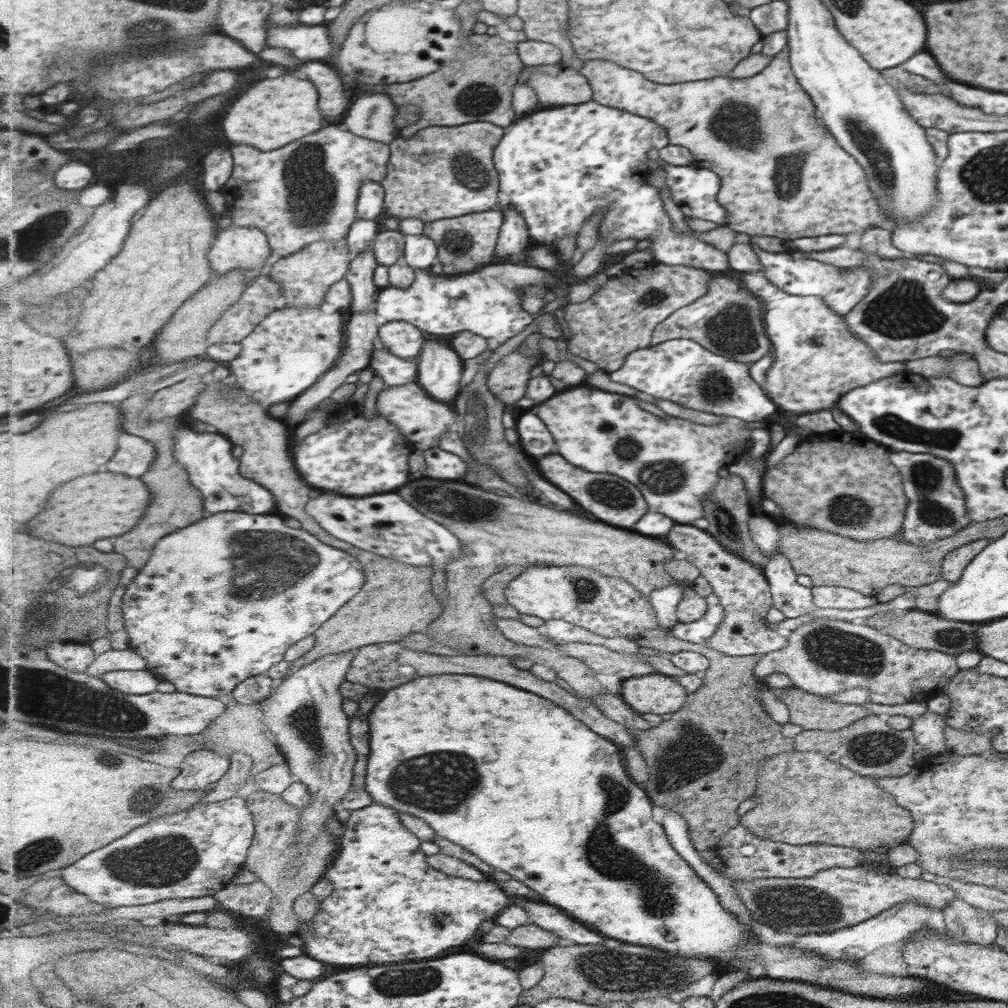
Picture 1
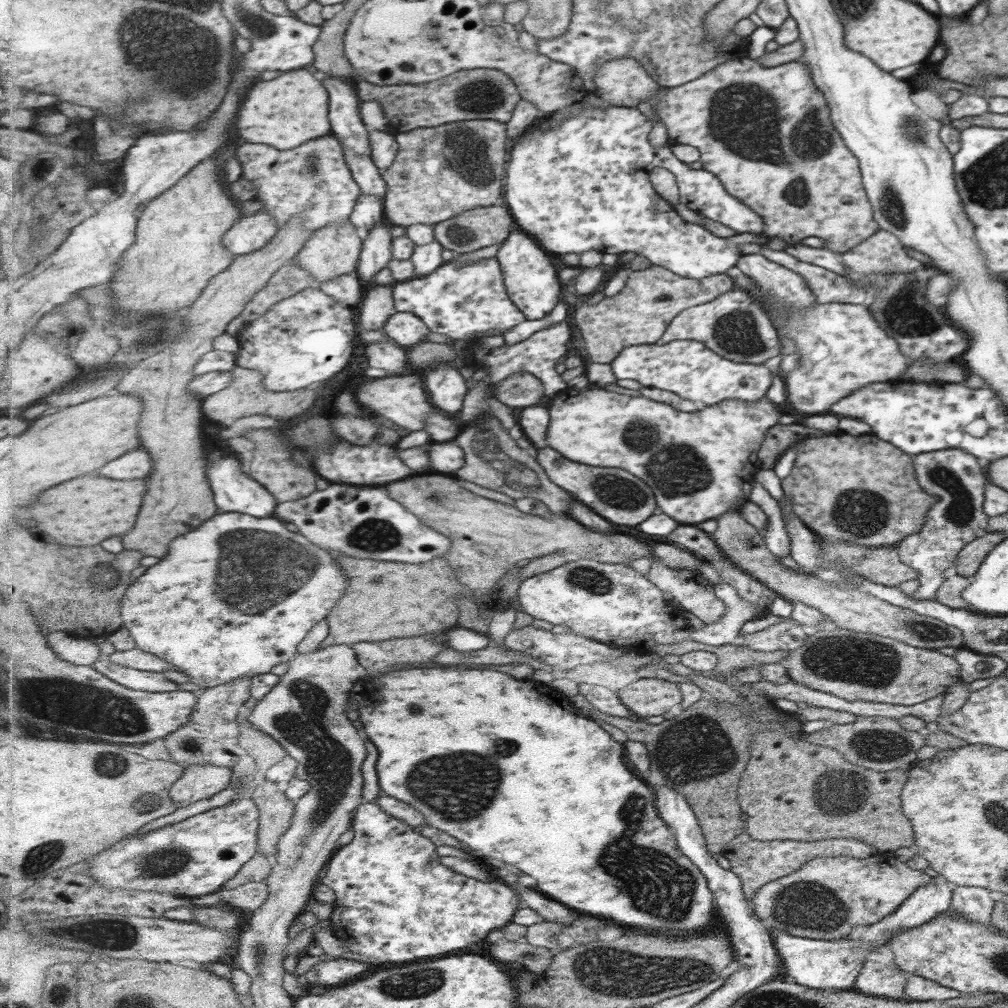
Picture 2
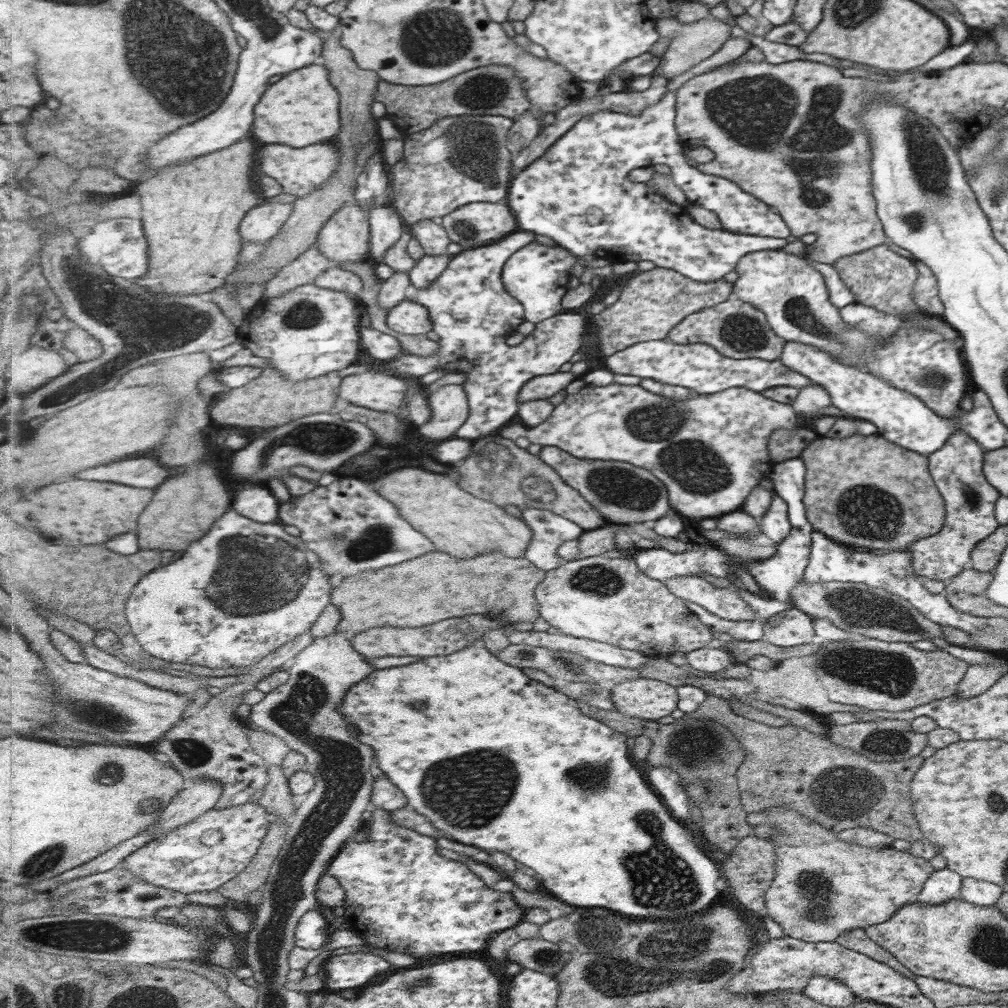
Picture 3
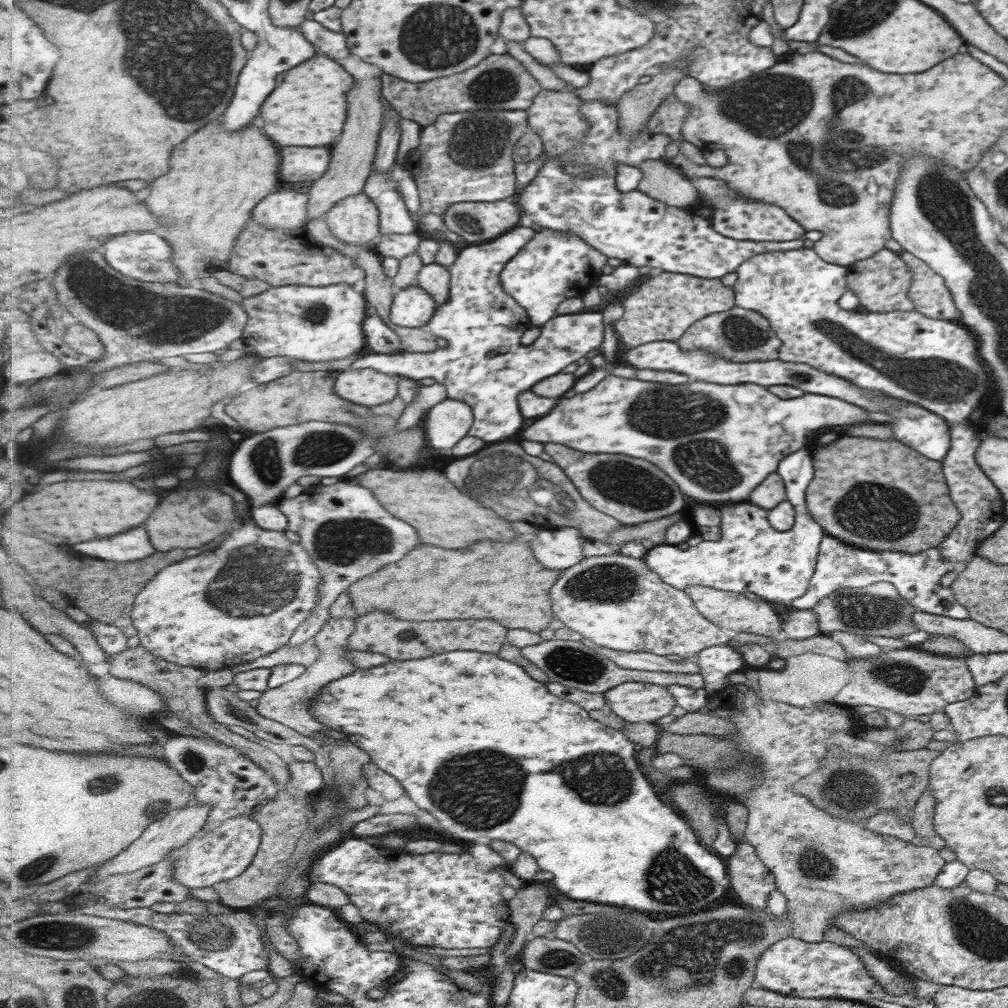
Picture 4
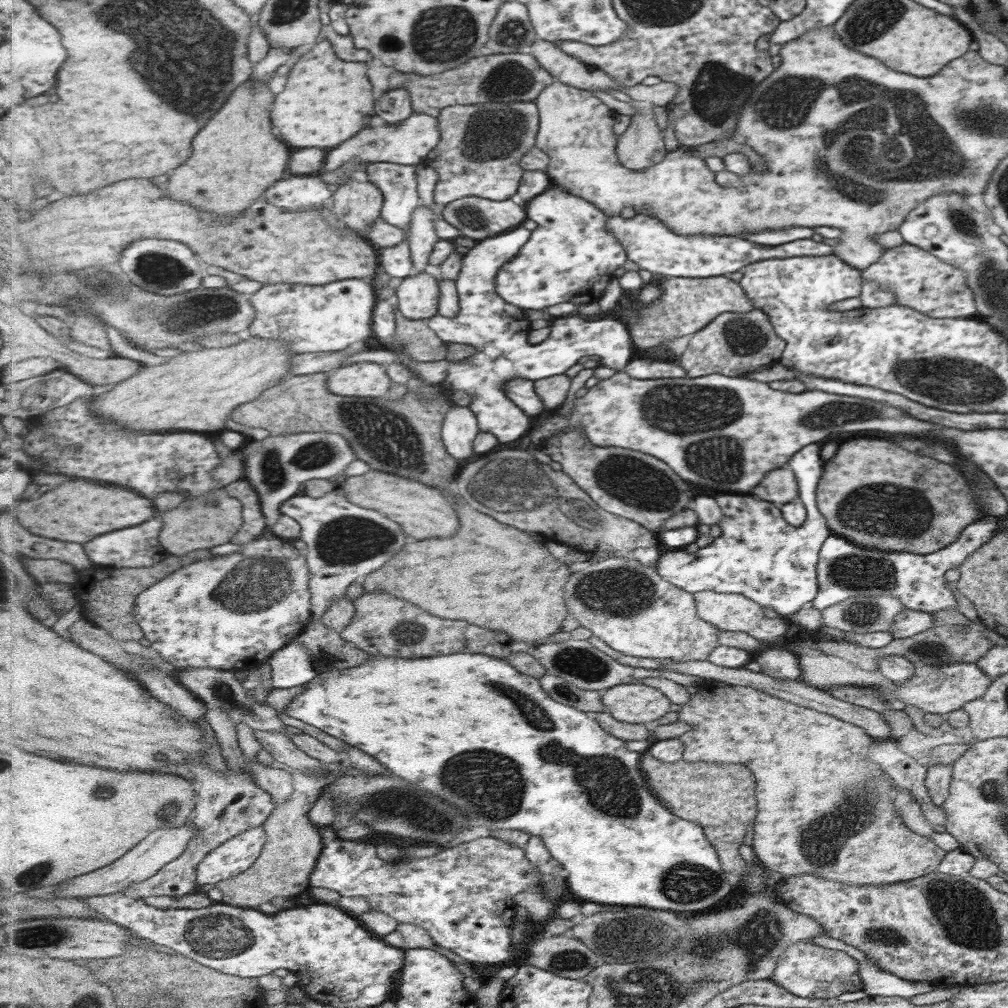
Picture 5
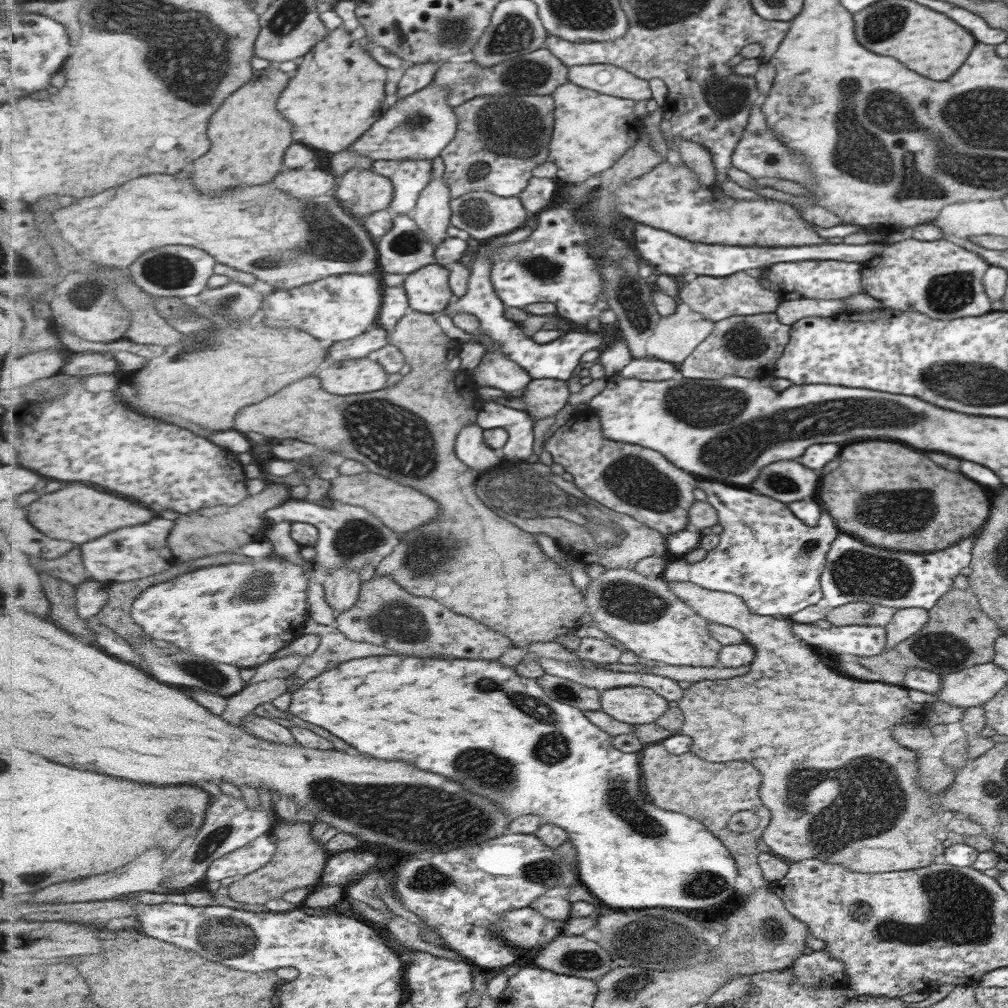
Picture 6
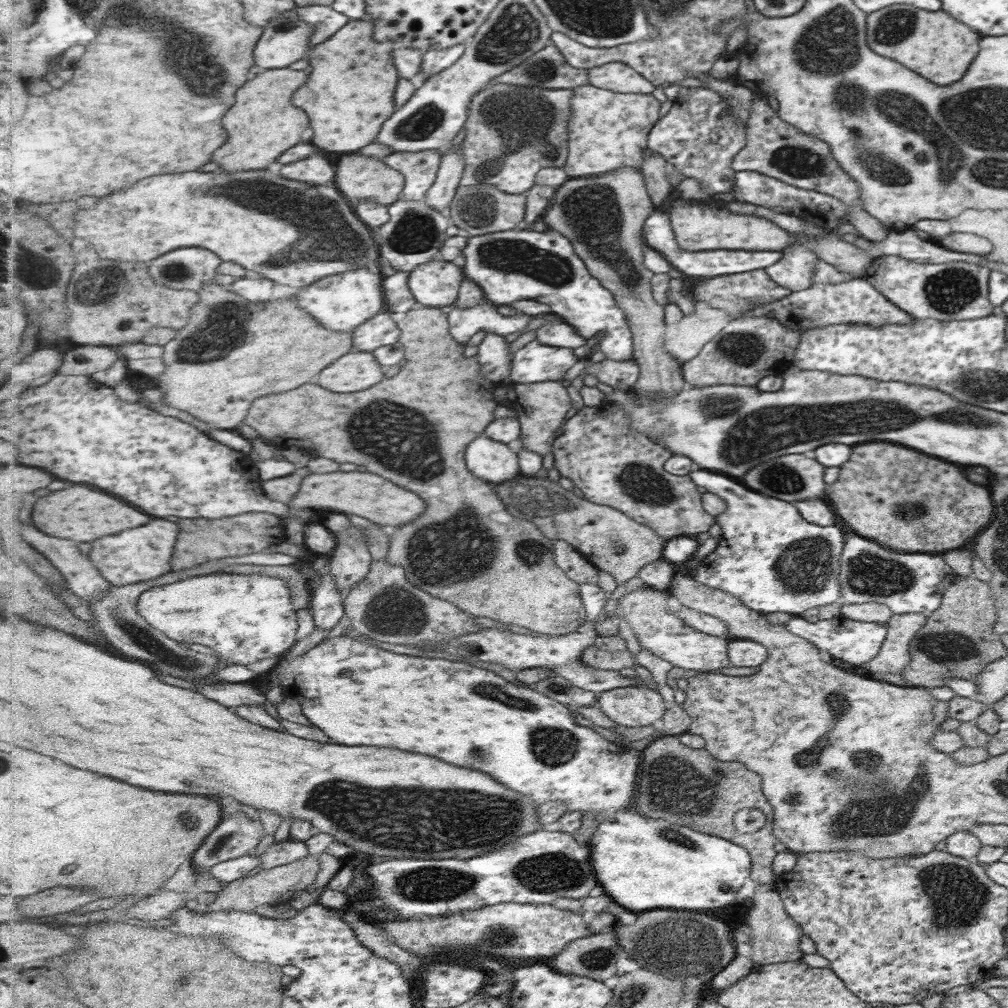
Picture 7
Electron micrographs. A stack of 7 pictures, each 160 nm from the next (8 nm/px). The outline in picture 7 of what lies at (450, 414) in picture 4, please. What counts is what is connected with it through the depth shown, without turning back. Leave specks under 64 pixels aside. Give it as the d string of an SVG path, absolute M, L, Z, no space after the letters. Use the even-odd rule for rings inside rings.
M477 438L467 448L467 464L481 480L495 486L522 476L517 450L492 438Z

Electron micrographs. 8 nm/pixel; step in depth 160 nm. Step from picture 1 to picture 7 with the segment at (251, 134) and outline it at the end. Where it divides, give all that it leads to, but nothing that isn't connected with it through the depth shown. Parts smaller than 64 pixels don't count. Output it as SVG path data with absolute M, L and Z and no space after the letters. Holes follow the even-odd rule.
M370 18L350 20L338 34L312 48L308 57L311 78L295 94L295 106L307 110L313 130L315 144L329 152L355 152L377 140L383 124L395 112L395 93L398 89L400 75L395 64L394 49L396 42L385 42L374 39L375 22Z

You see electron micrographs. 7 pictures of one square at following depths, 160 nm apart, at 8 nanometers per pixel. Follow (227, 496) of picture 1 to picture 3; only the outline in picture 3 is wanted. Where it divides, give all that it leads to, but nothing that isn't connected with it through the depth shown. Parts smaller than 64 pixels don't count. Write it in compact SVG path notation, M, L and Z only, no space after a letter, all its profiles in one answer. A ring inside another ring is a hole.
M251 482L239 484L235 492L233 508L238 514L257 523L280 523L279 500L273 496L267 486L253 485Z

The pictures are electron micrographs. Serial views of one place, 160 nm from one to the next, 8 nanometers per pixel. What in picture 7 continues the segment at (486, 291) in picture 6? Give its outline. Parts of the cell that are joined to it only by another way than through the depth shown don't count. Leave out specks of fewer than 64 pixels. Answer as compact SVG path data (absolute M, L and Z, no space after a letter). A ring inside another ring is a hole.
M486 298L477 306L457 307L453 305L450 310L448 316L450 333L457 342L464 345L467 345L479 330L492 332L499 336L515 335L523 332L523 328L529 326L533 320L530 315L517 318L503 316L497 312L497 306ZM534 340L513 356L512 384L562 381L577 360L573 348L545 346Z

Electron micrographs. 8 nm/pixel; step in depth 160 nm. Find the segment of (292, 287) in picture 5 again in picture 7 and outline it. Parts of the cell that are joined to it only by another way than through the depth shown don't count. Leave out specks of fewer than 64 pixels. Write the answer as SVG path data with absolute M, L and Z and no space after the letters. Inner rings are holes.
M350 270L347 274L334 274L314 282L307 290L297 290L301 307L309 311L328 329L339 332L351 332L365 324L370 318L377 317L385 306L383 277L371 270Z

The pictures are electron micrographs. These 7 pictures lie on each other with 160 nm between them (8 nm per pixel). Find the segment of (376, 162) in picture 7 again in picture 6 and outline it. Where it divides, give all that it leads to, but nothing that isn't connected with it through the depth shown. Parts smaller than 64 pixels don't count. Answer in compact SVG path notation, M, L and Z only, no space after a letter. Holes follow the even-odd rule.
M354 167L338 178L334 193L345 210L362 220L389 208L394 201L395 185L371 168Z

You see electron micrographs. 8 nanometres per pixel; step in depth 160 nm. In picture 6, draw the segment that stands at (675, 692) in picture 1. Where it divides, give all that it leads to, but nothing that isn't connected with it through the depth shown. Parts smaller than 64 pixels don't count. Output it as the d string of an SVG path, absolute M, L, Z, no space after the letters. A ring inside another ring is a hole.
M622 686L602 693L602 710L632 725L655 723L669 708L668 700L652 688Z

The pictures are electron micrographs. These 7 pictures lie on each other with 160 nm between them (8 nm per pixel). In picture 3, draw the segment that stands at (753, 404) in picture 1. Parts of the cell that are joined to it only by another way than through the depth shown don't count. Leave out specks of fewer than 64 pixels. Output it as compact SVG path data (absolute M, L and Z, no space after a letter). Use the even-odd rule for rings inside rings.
M666 339L638 342L606 358L607 370L617 374L631 374L653 378L665 384L688 388L693 394L713 394L725 389L743 387L760 393L774 386L803 388L814 384L806 376L787 368L779 360L764 361L760 358L727 358L707 343L673 343Z

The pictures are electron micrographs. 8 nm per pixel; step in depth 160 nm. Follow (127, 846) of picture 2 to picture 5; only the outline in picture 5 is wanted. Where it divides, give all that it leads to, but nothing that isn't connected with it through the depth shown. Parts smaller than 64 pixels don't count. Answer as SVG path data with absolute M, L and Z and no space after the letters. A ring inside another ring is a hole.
M262 827L241 832L235 838L223 842L201 861L196 883L199 886L217 884L221 880L233 878L249 870L261 856L265 842L267 842L267 834Z

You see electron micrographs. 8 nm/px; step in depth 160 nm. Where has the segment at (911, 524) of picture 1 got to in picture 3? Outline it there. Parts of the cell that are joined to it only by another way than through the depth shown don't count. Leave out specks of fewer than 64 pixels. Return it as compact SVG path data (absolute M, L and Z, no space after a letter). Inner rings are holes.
M955 431L943 444L940 452L927 456L930 475L945 503L946 521L939 533L914 542L905 550L910 554L911 566L919 576L931 580L952 579L968 568L969 553L973 546L998 528L999 525L993 518L993 506L1000 495L982 473L983 453L981 445L968 437L967 433Z

